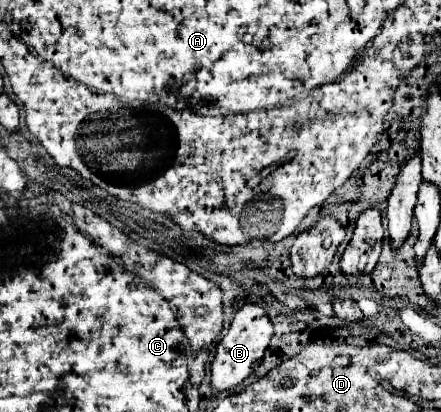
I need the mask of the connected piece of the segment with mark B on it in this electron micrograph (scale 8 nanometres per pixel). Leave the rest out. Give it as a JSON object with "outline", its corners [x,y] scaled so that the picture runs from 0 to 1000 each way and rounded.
{"outline":[[[553,735],[531,765],[522,803],[512,808],[512,818],[499,823],[499,833],[490,842],[490,867],[481,876],[485,949],[494,949],[494,954],[517,949],[517,944],[535,939],[544,925],[553,925],[590,886],[617,813],[621,813],[621,794],[617,794],[612,769],[603,765],[603,755],[585,735]]]}

